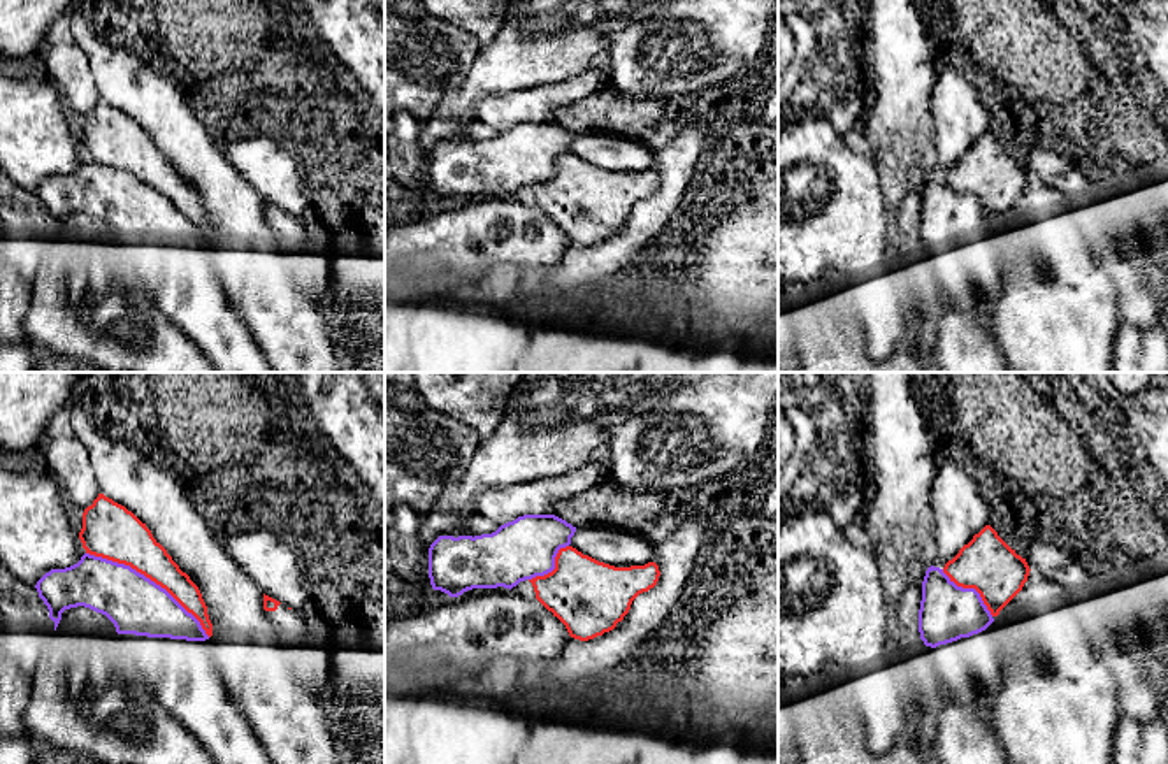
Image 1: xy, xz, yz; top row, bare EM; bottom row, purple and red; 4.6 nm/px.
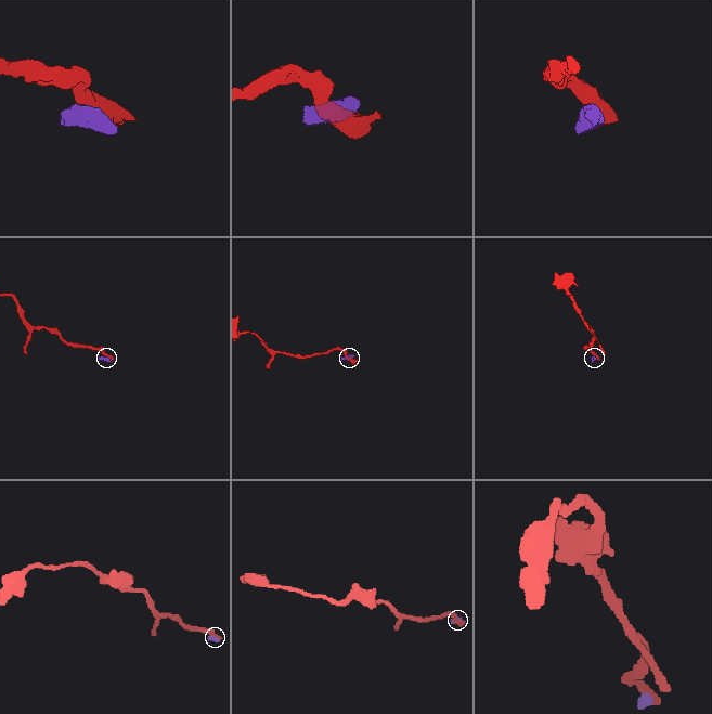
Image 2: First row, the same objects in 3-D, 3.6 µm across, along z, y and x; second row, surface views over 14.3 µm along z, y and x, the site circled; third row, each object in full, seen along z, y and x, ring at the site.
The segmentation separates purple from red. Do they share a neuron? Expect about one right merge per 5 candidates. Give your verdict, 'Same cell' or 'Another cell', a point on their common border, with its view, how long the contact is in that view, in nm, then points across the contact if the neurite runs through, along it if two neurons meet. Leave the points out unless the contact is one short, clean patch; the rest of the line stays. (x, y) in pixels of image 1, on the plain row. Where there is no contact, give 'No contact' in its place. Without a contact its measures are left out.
Another cell. Touches purple at xy (148, 185). Shared border 700 nm

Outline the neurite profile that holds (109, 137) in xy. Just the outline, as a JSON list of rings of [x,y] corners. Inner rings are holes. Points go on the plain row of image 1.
[[[98,100],[83,119],[79,146],[86,160],[130,172],[165,195],[213,242],[198,193],[172,167],[151,137],[125,112]]]

